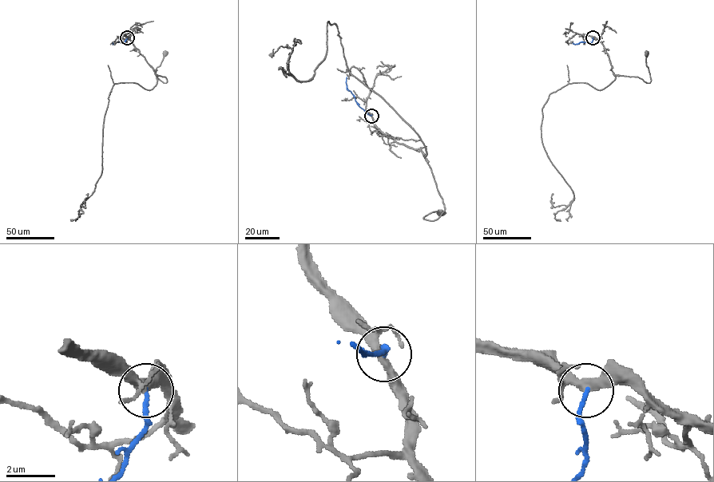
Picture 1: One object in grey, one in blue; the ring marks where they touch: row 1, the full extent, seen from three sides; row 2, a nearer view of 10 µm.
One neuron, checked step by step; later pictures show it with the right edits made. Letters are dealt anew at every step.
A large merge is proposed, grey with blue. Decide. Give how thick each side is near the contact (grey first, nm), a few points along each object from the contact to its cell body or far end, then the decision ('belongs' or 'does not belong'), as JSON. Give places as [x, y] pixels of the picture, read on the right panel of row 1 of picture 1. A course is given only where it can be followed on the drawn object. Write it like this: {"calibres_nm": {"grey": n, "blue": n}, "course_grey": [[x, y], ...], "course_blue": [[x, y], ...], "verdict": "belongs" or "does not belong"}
{"calibres_nm": {"grey": 280, "blue": 150}, "course_grey": [[593, 37], [598, 38], [604, 48], [615, 74], [638, 77], [649, 83], [646, 53]], "course_blue": [[593, 37], [590, 42], [572, 42]], "verdict": "does not belong"}

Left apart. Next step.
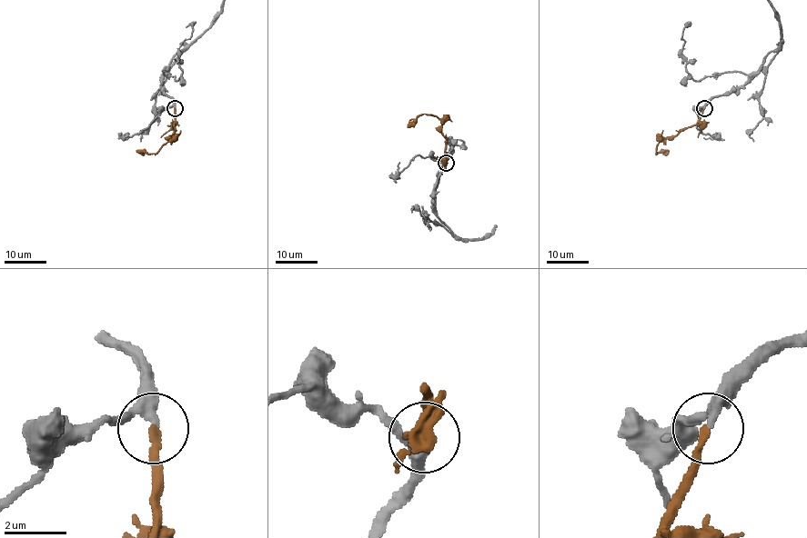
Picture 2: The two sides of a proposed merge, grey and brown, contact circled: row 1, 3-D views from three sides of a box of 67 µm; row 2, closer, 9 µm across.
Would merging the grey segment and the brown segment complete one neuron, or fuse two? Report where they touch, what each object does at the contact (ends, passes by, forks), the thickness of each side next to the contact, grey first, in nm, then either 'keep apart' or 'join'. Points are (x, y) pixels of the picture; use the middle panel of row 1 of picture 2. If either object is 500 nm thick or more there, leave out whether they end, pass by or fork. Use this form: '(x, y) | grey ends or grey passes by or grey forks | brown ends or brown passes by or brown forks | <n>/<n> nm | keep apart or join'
(446, 163) | grey passes by | brown ends | 260/220 nm | join

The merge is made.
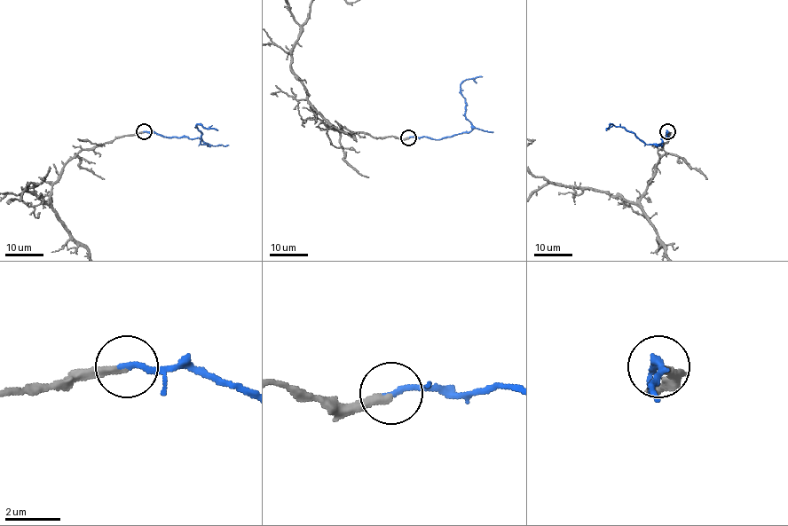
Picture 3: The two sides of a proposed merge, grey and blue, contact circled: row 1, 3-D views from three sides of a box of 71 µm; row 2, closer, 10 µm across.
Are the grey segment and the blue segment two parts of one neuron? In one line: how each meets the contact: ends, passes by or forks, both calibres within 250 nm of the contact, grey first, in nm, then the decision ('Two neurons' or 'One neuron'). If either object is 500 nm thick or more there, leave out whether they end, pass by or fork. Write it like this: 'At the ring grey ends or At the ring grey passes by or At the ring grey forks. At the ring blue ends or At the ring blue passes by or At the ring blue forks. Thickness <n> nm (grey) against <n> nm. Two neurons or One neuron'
At the ring grey ends. At the ring blue ends. Thickness 280 nm (grey) against 240 nm. One neuron

